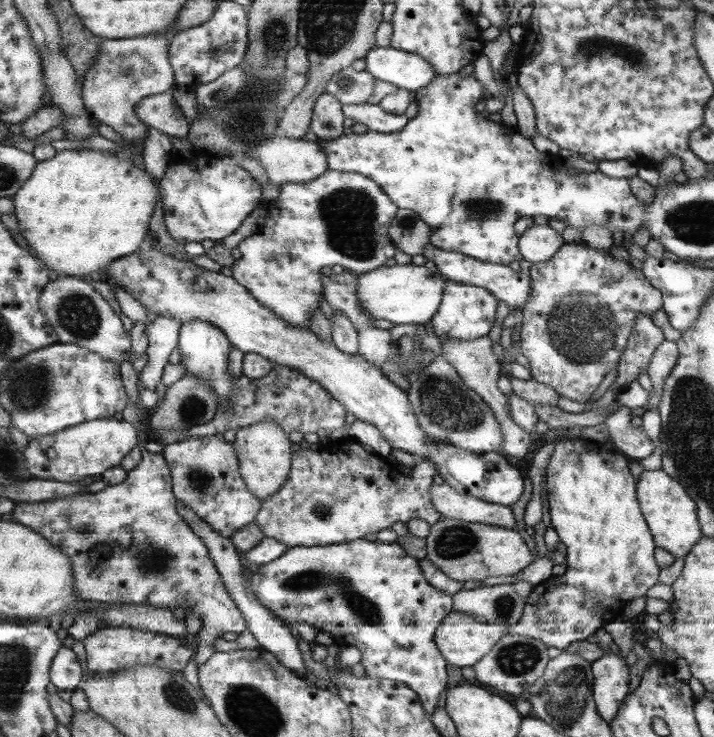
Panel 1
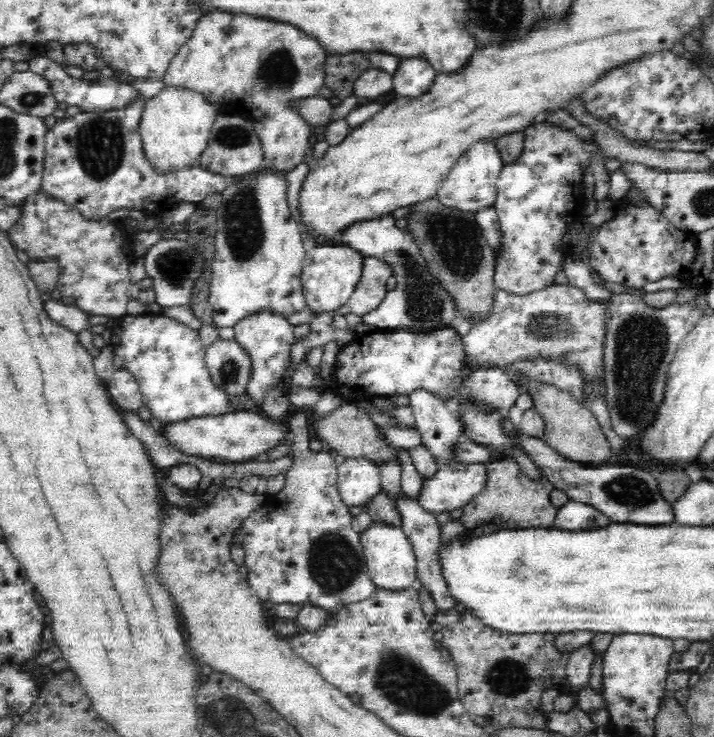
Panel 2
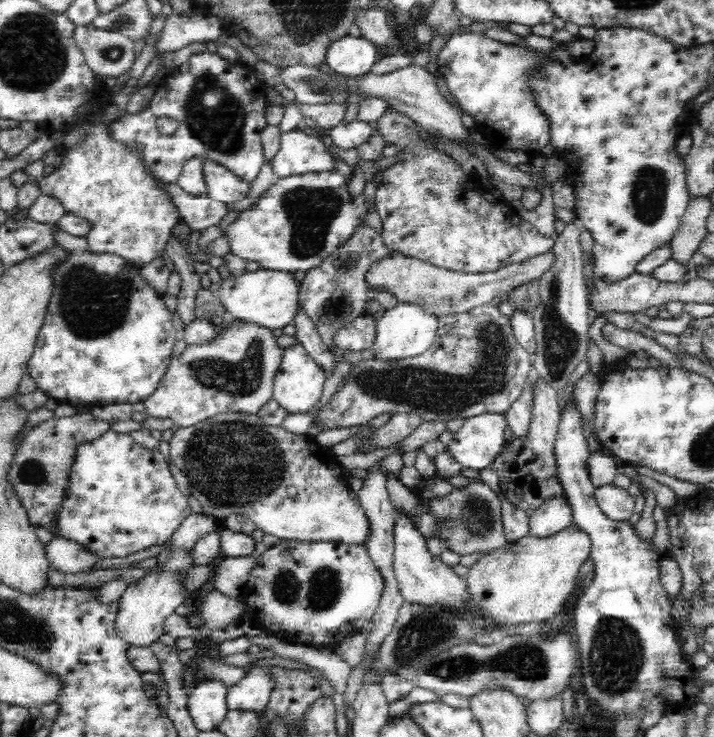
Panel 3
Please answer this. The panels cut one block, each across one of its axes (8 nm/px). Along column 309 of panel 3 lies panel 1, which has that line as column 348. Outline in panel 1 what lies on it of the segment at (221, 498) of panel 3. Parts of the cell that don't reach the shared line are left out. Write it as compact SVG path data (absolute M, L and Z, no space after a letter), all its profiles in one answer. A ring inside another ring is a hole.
M350 436L317 451L299 446L292 456L290 478L276 494L263 500L255 523L264 536L281 540L288 548L352 542L415 518L433 525L442 518L431 500L434 474L436 466L424 460L410 475L403 475L395 464L367 452Z

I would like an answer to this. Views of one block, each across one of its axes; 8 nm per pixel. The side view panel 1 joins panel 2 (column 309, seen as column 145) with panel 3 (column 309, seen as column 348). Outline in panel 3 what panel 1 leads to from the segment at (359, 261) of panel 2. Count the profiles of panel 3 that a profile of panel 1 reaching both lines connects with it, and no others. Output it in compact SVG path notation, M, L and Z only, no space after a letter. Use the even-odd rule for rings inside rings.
M300 342L289 345L284 348L280 367L274 378L273 398L290 414L308 414L320 402L326 378L326 372L316 364Z

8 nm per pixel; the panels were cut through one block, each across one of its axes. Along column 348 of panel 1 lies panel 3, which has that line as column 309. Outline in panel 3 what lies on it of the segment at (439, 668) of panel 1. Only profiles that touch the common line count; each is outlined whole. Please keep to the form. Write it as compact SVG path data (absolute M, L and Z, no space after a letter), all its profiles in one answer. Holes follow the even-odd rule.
M280 539L252 566L243 600L257 631L330 649L373 620L383 584L383 576L362 543Z

